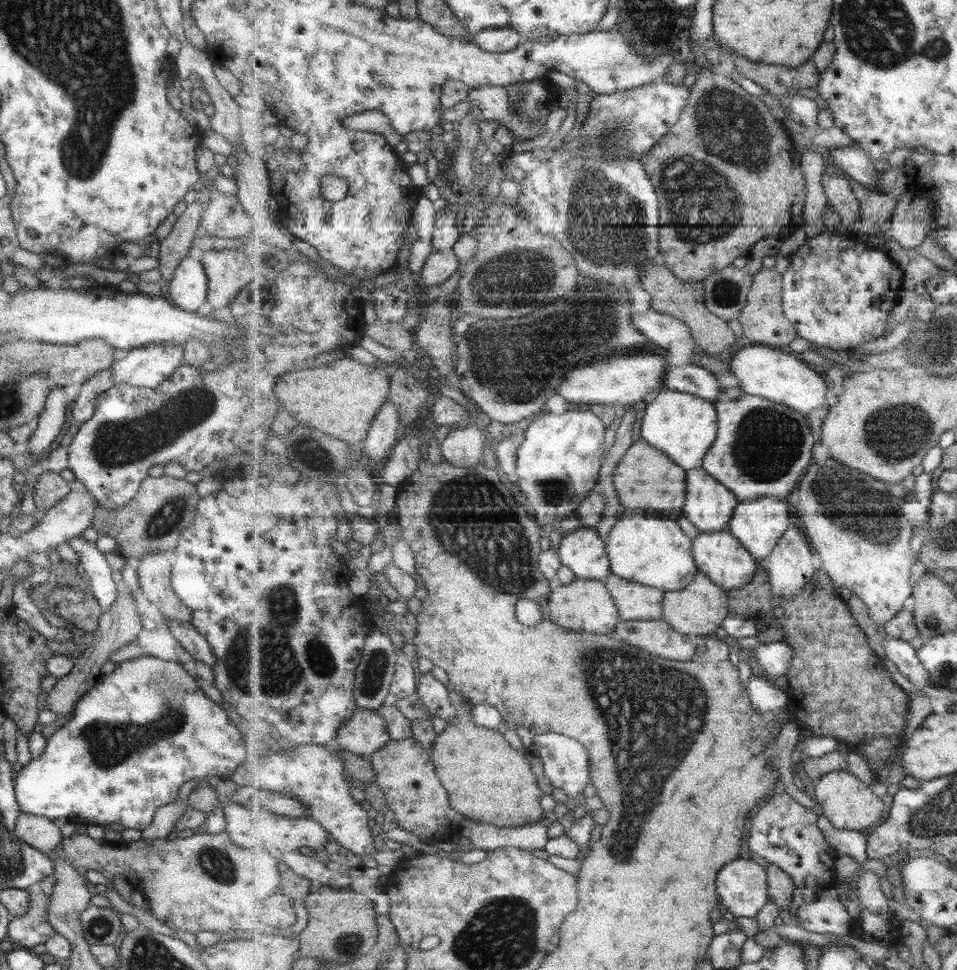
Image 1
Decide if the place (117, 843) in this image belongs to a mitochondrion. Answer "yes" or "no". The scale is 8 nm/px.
no

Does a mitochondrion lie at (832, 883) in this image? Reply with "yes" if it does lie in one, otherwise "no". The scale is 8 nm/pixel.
no

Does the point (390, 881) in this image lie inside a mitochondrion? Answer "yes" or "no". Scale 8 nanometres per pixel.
no

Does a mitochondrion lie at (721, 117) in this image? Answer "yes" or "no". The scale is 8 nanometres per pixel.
yes

